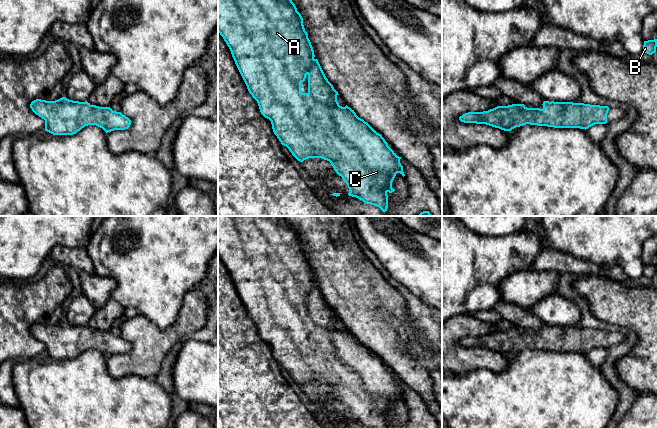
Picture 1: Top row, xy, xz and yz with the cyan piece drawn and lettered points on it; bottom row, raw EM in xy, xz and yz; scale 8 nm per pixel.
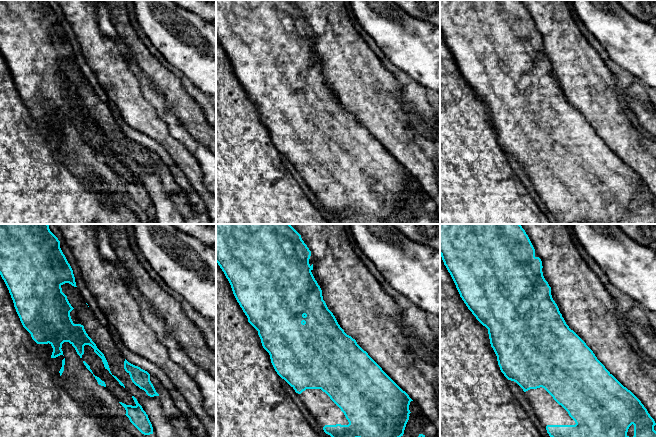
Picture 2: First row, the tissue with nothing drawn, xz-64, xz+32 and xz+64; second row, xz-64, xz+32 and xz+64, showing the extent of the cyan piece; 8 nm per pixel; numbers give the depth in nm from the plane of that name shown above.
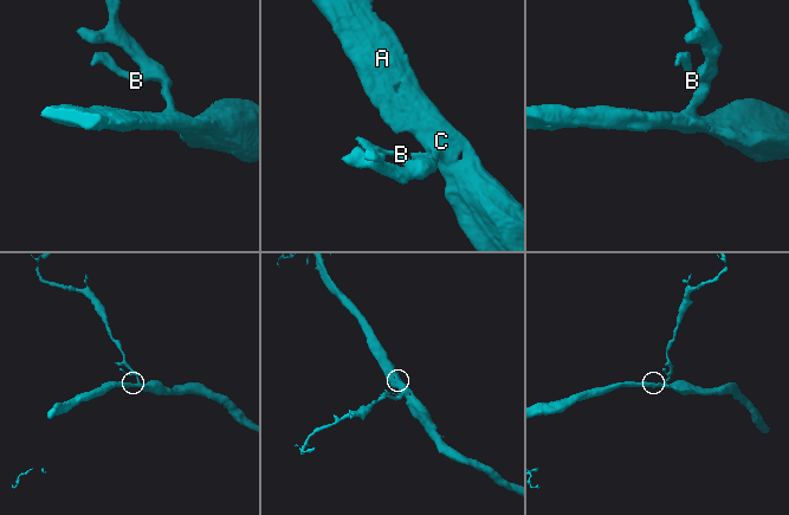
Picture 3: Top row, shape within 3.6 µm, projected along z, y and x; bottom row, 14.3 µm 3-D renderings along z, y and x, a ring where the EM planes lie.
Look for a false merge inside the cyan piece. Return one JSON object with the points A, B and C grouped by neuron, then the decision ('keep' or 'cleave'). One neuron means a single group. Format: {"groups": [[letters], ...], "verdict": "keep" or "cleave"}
{"groups": [["A", "B", "C"]], "verdict": "keep"}

